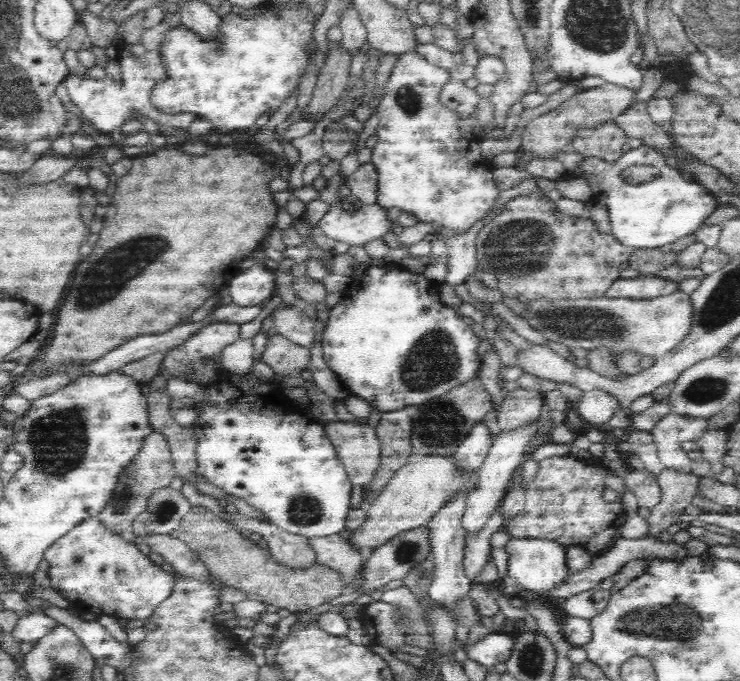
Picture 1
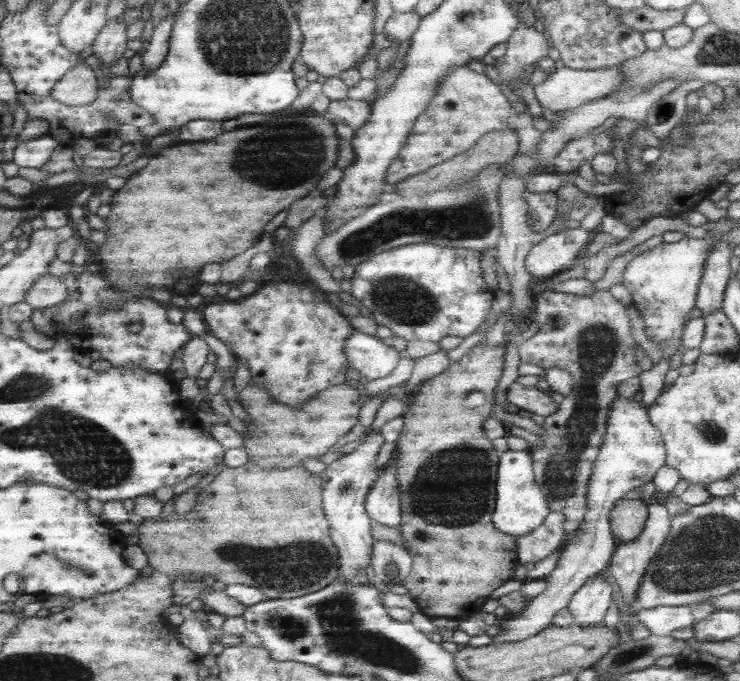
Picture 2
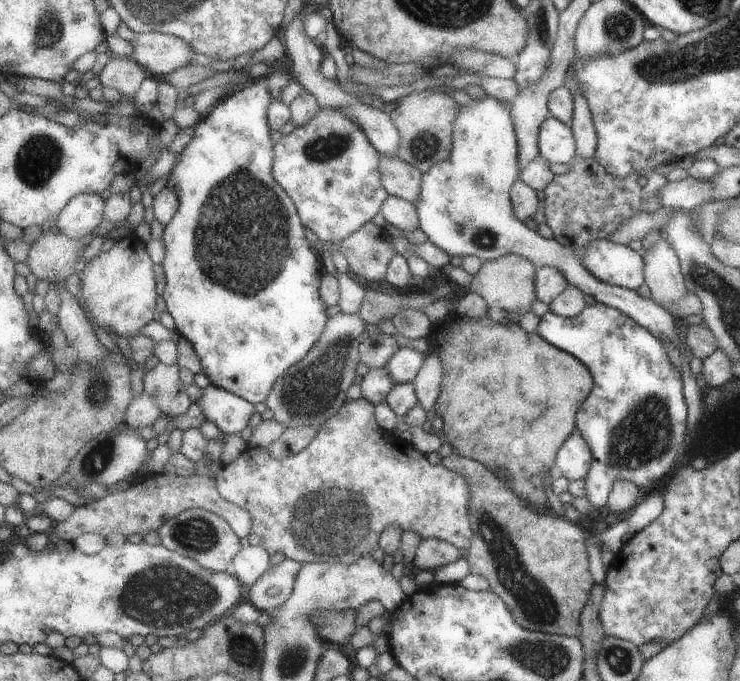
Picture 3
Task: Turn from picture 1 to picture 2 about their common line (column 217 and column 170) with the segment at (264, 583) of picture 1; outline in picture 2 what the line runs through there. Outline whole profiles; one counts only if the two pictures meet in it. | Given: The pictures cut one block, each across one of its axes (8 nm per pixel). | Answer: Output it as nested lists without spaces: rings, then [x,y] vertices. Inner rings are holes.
[[[246,462],[240,468],[227,468],[199,494],[191,512],[169,517],[144,519],[137,531],[139,546],[145,550],[149,566],[173,581],[177,577],[213,576],[219,582],[246,584],[260,588],[267,599],[295,598],[325,589],[339,576],[337,550],[329,540],[329,523],[322,509],[321,479],[301,465],[272,470]]]

